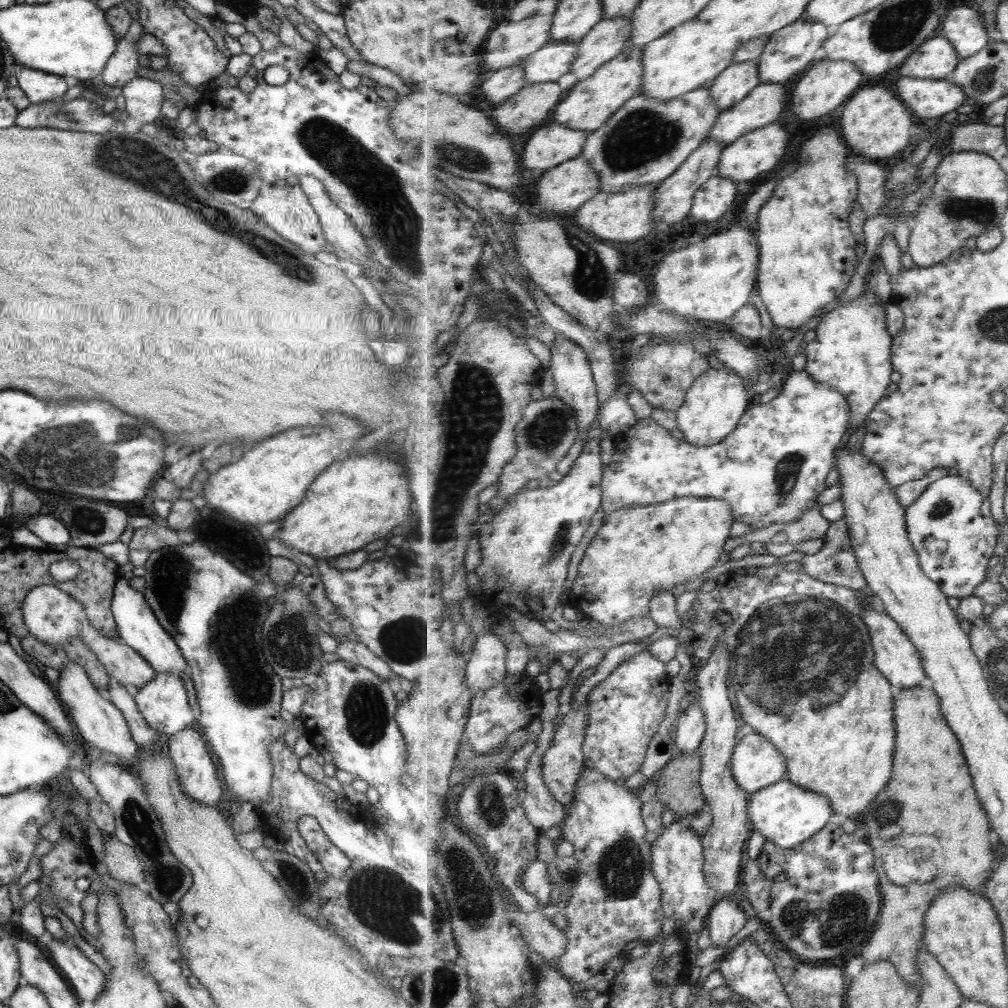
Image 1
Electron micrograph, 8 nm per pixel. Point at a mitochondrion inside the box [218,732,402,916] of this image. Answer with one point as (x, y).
(297, 882)

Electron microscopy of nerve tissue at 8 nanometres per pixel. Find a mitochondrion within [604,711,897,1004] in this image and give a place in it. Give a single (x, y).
(848, 917)

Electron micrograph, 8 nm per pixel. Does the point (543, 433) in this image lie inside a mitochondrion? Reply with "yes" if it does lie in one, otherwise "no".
yes

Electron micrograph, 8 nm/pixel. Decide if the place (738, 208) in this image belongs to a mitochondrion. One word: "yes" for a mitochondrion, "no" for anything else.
no

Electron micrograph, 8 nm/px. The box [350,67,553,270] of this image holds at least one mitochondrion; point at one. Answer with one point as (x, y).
(467, 159)

